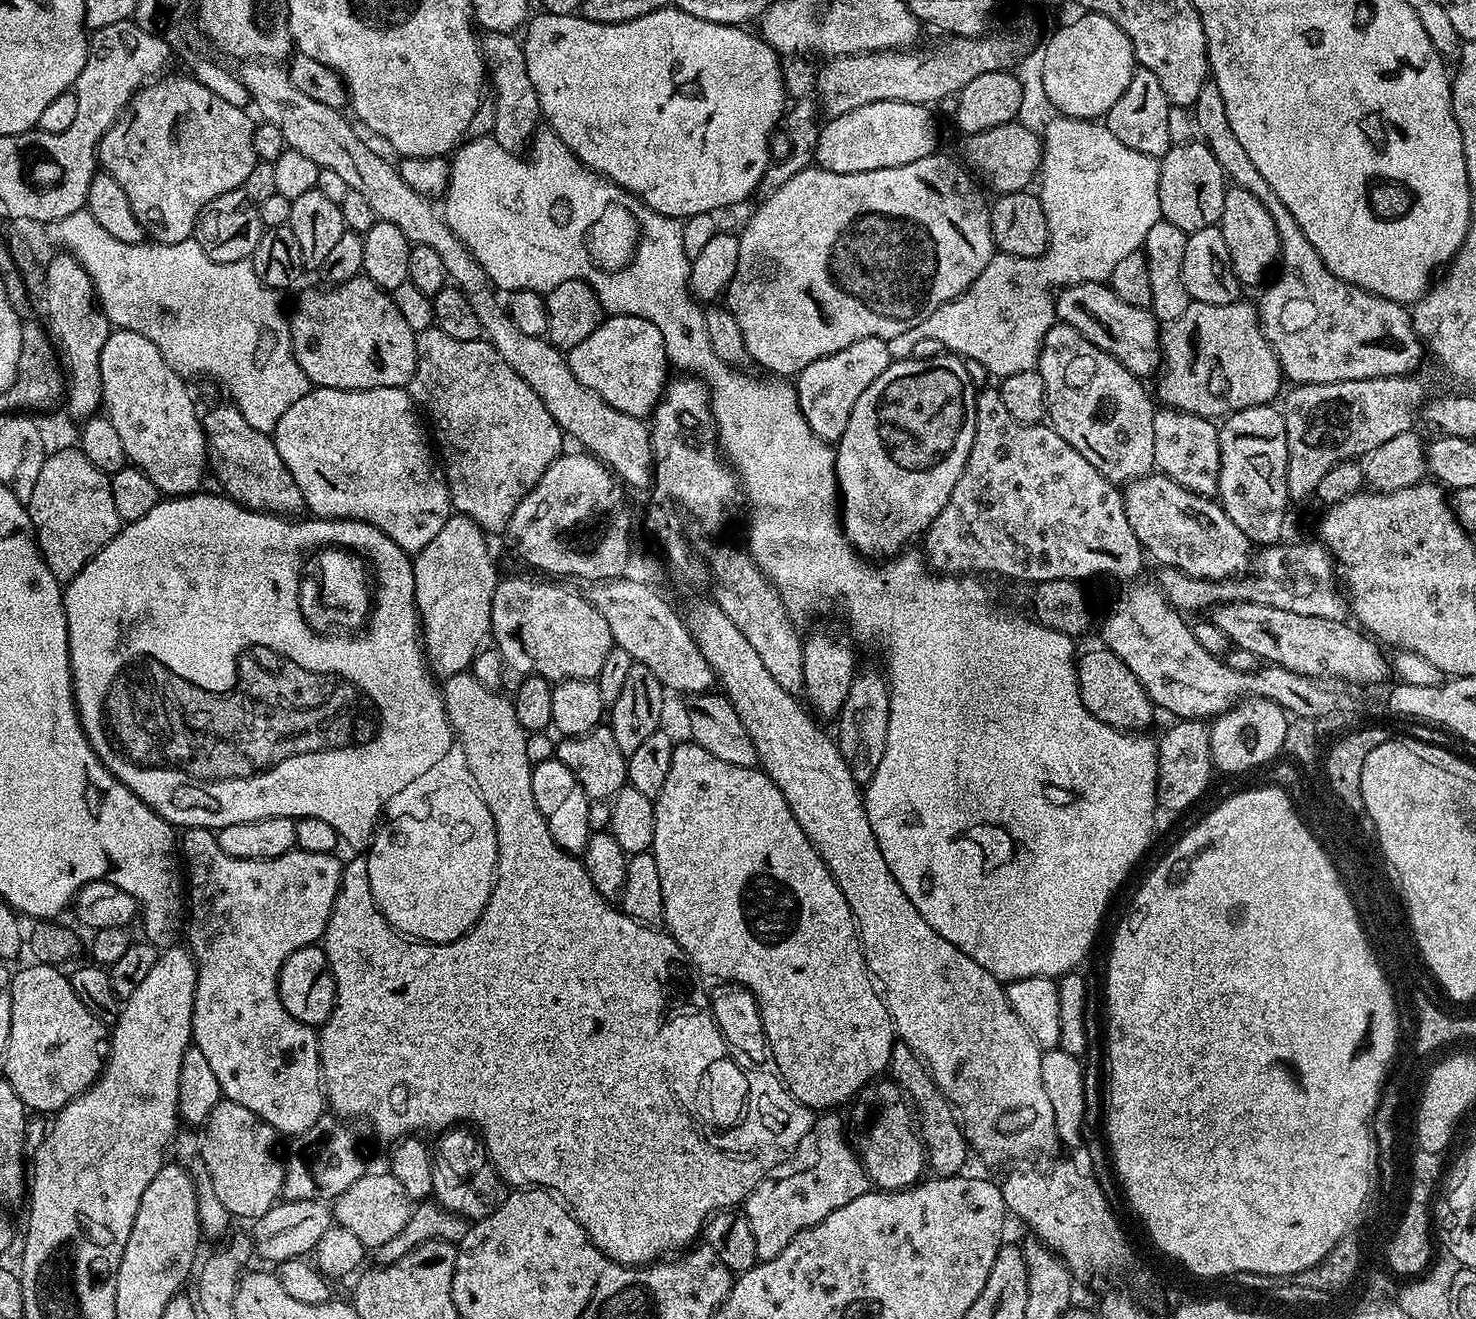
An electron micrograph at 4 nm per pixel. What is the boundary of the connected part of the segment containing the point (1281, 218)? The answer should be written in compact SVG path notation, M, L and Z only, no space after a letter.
M1214 82L1204 84L1202 93L1199 94L1193 105L1192 118L1197 131L1199 128L1202 134L1201 139L1206 141L1229 181L1232 181L1237 187L1250 190L1269 211L1270 218L1274 218L1274 226L1278 230L1280 239L1278 271L1275 273L1276 281L1274 281L1274 276L1271 283L1263 289L1263 291L1265 290L1264 297L1258 300L1258 311L1260 324L1264 327L1264 333L1278 358L1280 369L1284 371L1285 377L1289 381L1292 380L1293 385L1333 384L1343 380L1380 382L1385 378L1407 377L1404 376L1407 372L1412 372L1419 366L1424 352L1426 356L1426 345L1416 332L1415 326L1412 325L1411 311L1396 300L1367 292L1338 278L1326 266L1326 262L1322 262L1318 250L1314 250L1314 246L1310 246L1306 234L1302 234L1298 222L1294 222L1294 214L1290 214L1290 210L1286 210L1286 202L1282 202L1282 198L1279 198L1278 194L1271 189L1269 182L1263 178L1262 174L1258 173L1254 162L1247 157L1246 150L1243 149L1242 144L1230 128L1221 91L1218 90Z

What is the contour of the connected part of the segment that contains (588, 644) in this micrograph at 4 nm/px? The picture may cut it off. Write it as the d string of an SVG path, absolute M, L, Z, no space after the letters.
M501 579L496 585L496 593L494 594L494 602L492 603L492 631L491 639L496 639L496 644L500 647L500 656L513 668L514 671L520 672L521 677L525 676L541 676L543 680L549 682L559 682L561 680L595 680L596 675L602 670L602 662L606 662L606 654L610 654L610 650L614 647L612 635L610 634L610 626L606 622L606 618L602 618L602 614L598 614L598 610L585 598L579 591L571 592L568 588L563 588L563 583L548 582L552 584L543 584L540 580L508 580Z

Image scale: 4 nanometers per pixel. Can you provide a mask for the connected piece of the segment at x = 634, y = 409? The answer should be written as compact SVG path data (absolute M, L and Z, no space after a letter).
M609 315L590 334L567 352L568 365L582 386L594 390L598 398L610 402L614 410L641 418L651 417L669 383L670 361L662 334L654 322L637 316Z

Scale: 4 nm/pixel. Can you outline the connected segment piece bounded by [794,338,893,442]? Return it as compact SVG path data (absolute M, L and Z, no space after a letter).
M862 338L858 342L850 342L846 350L838 350L826 358L818 358L818 362L810 362L801 370L794 380L796 397L800 403L802 414L822 439L838 442L846 430L846 422L850 422L850 410L854 410L854 402L862 395L862 390L886 370L893 358L887 349L888 341L882 338Z

